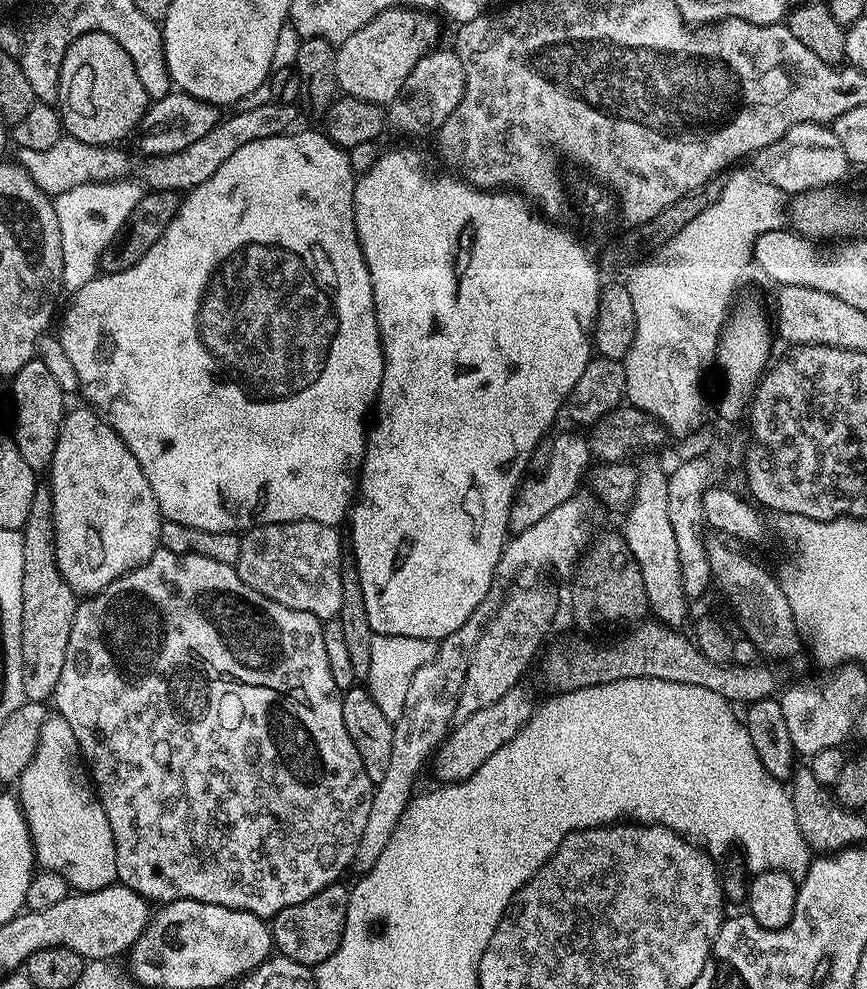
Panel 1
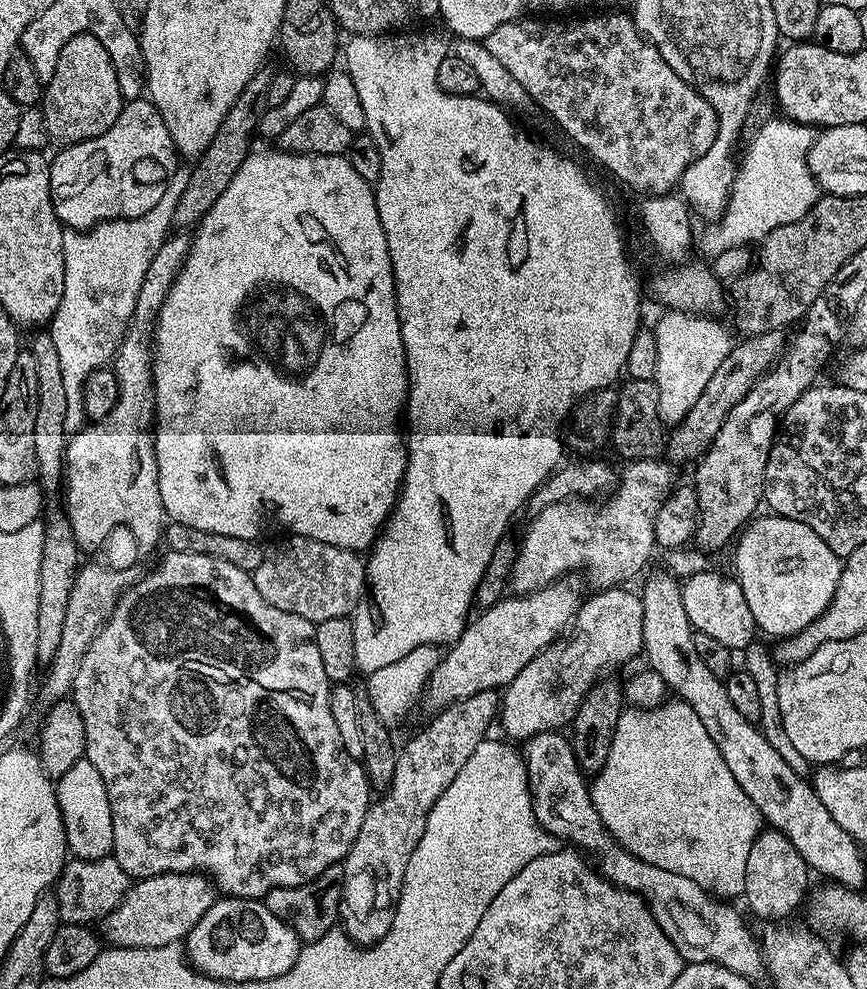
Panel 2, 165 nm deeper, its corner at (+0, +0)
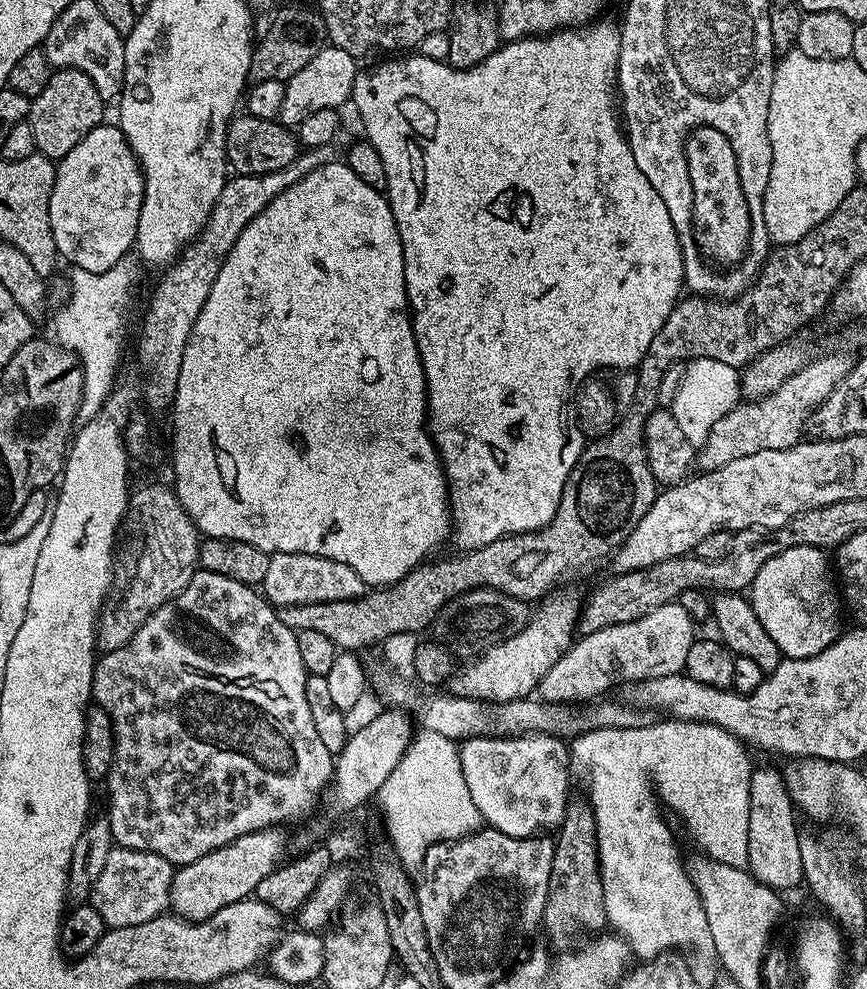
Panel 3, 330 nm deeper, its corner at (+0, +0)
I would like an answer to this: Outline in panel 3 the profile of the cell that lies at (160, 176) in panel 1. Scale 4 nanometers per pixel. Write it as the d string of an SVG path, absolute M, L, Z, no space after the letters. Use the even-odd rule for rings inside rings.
M325 46L317 50L314 58L310 58L310 62L306 62L306 66L298 70L298 74L284 80L286 94L282 98L279 123L285 126L298 126L317 110L343 109L343 104L347 105L351 101L357 71L358 60L346 50L333 46Z

